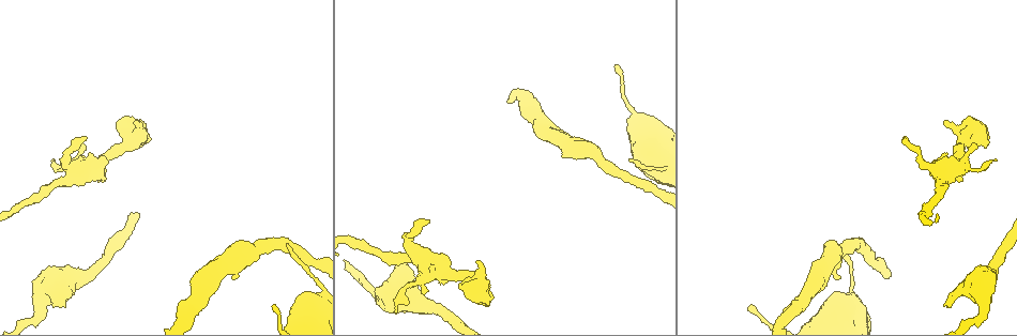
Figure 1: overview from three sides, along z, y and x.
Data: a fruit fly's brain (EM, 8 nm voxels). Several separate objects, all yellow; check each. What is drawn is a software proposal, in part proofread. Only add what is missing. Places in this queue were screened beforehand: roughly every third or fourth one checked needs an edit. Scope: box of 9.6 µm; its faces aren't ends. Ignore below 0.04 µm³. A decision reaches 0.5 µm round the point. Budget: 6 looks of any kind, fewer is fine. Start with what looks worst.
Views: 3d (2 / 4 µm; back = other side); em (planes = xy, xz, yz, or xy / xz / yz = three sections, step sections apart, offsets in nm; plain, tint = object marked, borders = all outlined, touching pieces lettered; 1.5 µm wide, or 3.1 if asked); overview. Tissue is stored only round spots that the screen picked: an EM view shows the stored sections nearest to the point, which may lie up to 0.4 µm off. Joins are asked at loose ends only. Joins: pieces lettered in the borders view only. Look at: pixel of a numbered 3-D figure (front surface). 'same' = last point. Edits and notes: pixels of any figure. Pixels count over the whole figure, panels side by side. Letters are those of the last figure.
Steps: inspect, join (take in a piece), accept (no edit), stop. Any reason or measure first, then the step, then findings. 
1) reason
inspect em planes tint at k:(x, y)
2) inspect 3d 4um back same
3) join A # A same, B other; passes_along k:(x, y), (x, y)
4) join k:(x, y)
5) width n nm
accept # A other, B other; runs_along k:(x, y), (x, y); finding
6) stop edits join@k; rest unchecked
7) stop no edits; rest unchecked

an open end
inspect 3d 4um at 1:(904, 139)

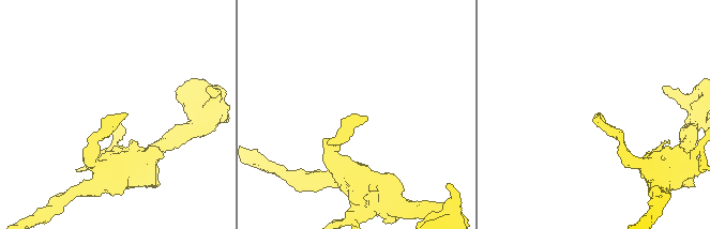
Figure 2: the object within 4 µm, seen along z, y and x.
shape alone is not enough
inspect em planes borders at 2:(596, 116)

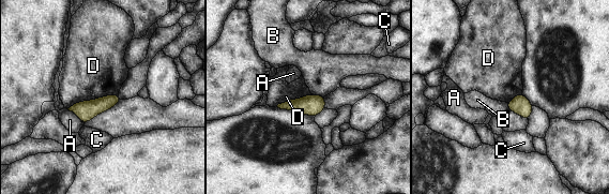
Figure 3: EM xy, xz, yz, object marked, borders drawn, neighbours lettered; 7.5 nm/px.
accept # A other, B other, C other, D other; border 3:(118, 93), (79, 101), (67, 108); none of them fits

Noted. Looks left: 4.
thin end
inspect em yz step 4 tint at 1:(749, 307)

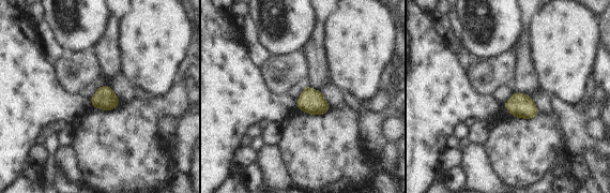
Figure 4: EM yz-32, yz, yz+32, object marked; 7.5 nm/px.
cut it another way
inspect em planes borders same

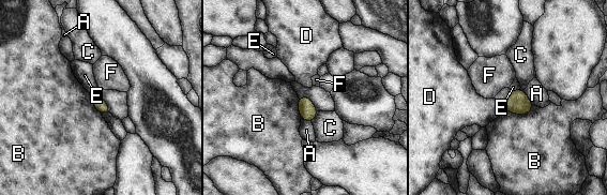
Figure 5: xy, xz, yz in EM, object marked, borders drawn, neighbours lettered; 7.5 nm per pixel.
accept # A other, B other, C other, D other, E other, F other; border 5:(533, 105), (520, 115), (504, 111); no lettered piece goes on from it

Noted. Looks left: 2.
branch stops here
inspect em xy step 4 tint at 1:(948, 304)

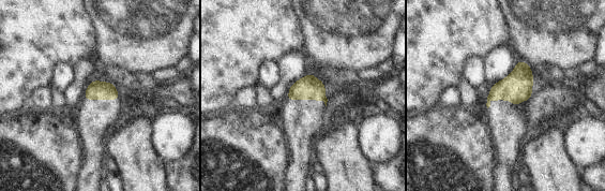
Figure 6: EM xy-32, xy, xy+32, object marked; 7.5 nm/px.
inspect em planes borders same

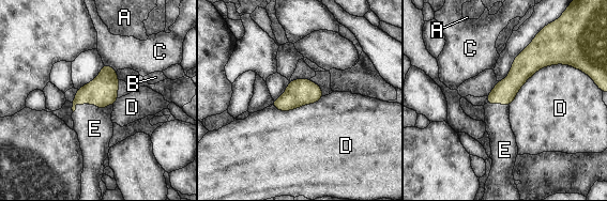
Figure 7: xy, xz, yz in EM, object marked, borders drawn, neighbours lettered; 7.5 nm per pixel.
width 170 nm
join E # A other, B other, C other, D other, E same; passes_along 7:(102, 91), (91, 103), (94, 128); the cell continues

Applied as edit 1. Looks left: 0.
stop edits join@7; rest unchecked

